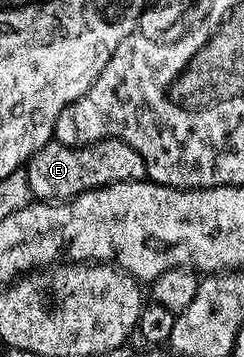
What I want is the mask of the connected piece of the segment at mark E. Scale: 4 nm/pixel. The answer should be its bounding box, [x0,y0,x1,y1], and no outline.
[23,139,147,203]

